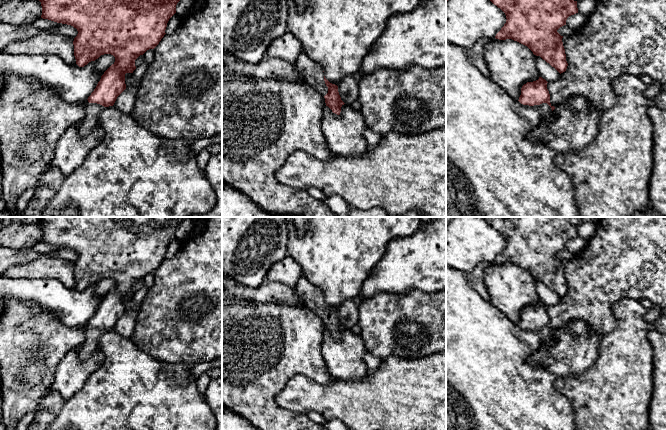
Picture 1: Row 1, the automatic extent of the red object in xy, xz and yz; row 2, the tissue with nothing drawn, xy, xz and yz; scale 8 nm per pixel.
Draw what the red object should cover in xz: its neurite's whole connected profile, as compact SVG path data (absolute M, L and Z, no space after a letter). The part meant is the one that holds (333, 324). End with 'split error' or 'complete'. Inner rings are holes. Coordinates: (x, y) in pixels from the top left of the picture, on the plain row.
M301 277L296 286L296 292L301 296L303 304L315 312L325 322L326 330L333 337L340 339L341 331L345 328L339 319L338 310L330 307L324 300L320 289L312 285L305 277Z; split error

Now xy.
M40 217L38 223L41 226L41 230L42 230L41 242L48 243L57 247L71 249L77 253L78 258L74 262L73 269L74 269L74 280L76 283L76 288L79 291L84 291L89 286L95 285L101 279L104 278L111 278L115 281L115 286L104 296L96 312L87 323L88 327L85 329L84 342L78 347L79 348L78 357L81 361L88 359L98 349L100 336L105 331L113 330L117 321L126 313L125 298L133 297L133 295L136 293L135 284L140 279L143 279L147 274L154 273L159 268L161 263L166 258L165 254L169 243L176 237L177 227L186 218L187 217Z; split error

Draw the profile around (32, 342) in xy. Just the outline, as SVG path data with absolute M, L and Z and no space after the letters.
M16 298L5 299L5 312L0 317L0 379L2 384L2 421L6 430L16 430L17 422L37 409L41 398L51 388L54 373L65 355L84 342L88 324L67 327L55 319L36 302L25 302Z

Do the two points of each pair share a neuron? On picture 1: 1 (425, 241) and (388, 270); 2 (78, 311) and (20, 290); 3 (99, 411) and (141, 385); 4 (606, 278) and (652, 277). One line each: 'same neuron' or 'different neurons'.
1: same neuron
2: same neuron
3: same neuron
4: same neuron

